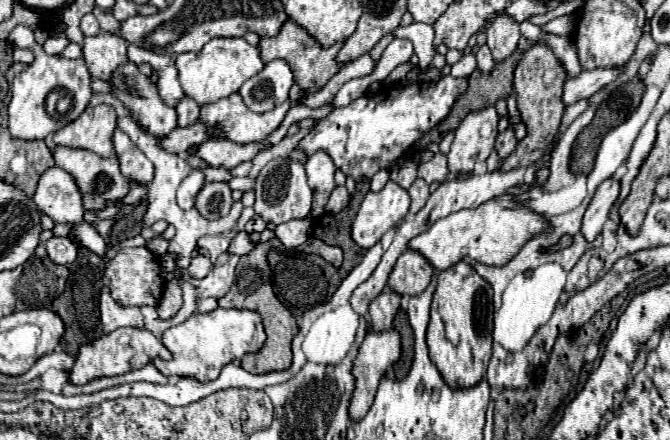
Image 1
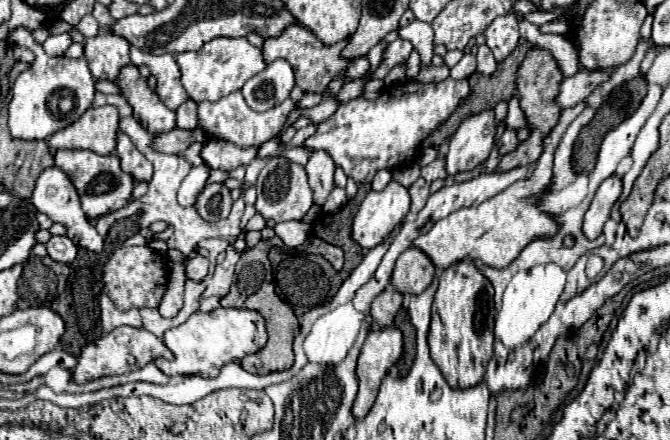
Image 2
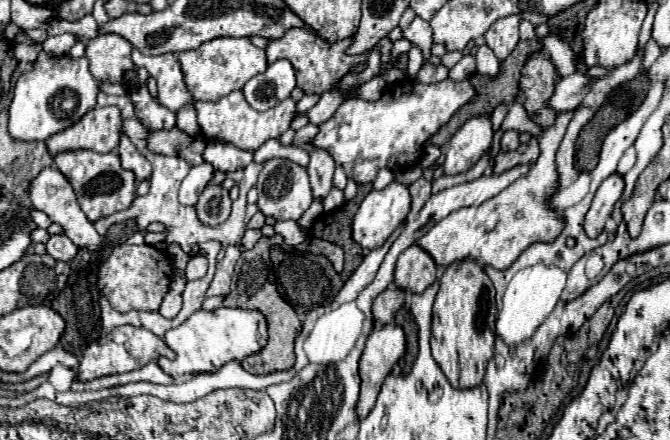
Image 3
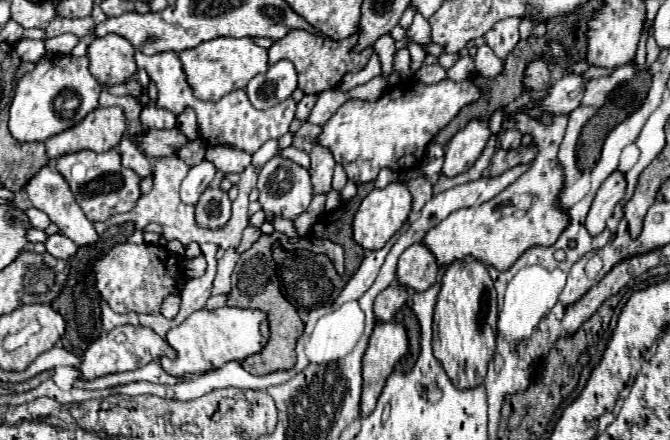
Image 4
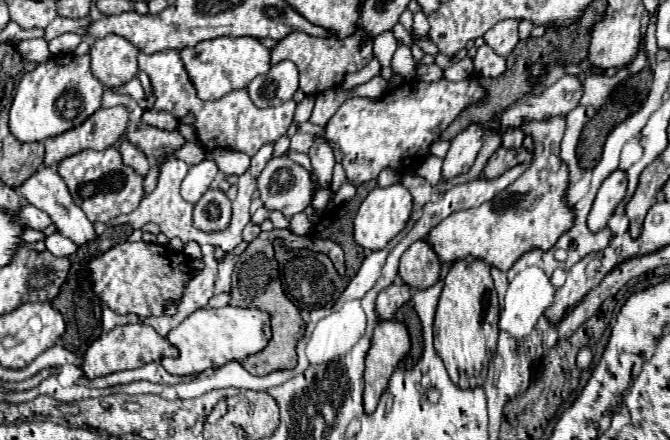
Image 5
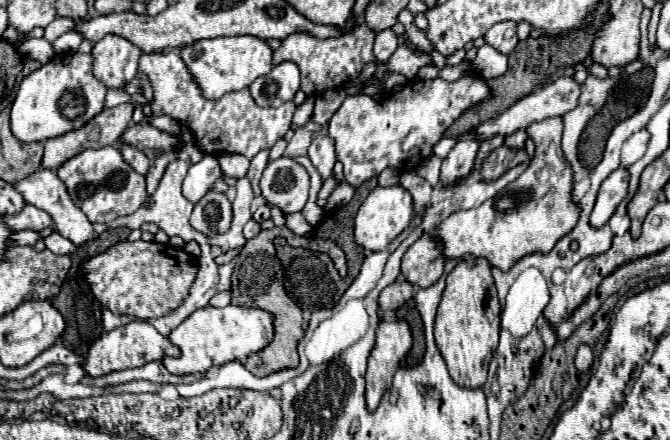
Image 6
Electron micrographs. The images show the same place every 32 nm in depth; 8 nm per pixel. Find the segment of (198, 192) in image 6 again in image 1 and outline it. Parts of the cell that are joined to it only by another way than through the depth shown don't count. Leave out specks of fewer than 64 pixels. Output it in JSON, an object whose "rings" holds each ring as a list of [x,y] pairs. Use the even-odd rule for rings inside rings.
{"rings":[[[192,170],[190,176],[186,176],[178,188],[178,206],[182,210],[190,210],[194,206],[196,194],[204,184],[204,174],[200,170]]]}

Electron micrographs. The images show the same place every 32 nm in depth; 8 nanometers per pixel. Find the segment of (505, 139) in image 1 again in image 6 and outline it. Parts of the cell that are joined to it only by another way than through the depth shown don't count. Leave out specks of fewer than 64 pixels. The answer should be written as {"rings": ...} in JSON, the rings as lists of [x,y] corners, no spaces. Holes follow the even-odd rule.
{"rings":[[[524,130],[514,132],[514,134],[506,136],[504,146],[508,146],[508,148],[524,148],[524,140],[526,140],[526,138],[528,138],[528,136],[526,136],[526,132],[524,132]]]}

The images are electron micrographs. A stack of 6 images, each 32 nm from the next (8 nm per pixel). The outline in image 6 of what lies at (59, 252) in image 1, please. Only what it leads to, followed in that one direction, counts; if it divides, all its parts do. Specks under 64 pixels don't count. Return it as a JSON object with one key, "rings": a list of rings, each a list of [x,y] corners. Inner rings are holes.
{"rings":[[[52,232],[48,238],[44,238],[44,242],[46,242],[46,248],[48,248],[50,252],[58,254],[58,256],[64,256],[64,254],[72,254],[72,252],[76,250],[76,246],[74,246],[74,244],[72,244],[68,238],[60,236],[58,232]]]}

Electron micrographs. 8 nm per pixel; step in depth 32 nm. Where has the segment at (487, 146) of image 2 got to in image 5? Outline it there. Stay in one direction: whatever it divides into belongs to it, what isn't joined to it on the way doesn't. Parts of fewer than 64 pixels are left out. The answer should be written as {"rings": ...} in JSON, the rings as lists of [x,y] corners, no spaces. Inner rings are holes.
{"rings":[[[470,124],[466,130],[462,130],[452,142],[450,150],[444,158],[442,166],[442,178],[454,178],[458,174],[468,172],[468,168],[474,164],[482,144],[484,144],[486,130],[480,124]]]}

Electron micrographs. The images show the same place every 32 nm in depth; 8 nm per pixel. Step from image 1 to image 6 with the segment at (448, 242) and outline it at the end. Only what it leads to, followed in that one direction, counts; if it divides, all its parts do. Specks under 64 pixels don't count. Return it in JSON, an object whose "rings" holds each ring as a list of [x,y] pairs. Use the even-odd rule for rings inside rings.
{"rings":[[[562,118],[540,120],[526,128],[528,136],[536,144],[536,154],[530,166],[508,184],[498,196],[486,200],[478,208],[458,210],[450,214],[432,234],[436,236],[442,256],[464,258],[468,254],[486,258],[490,266],[510,270],[528,252],[550,252],[560,236],[566,236],[576,226],[576,204],[570,200],[572,168],[562,156],[560,138],[564,122]]]}

